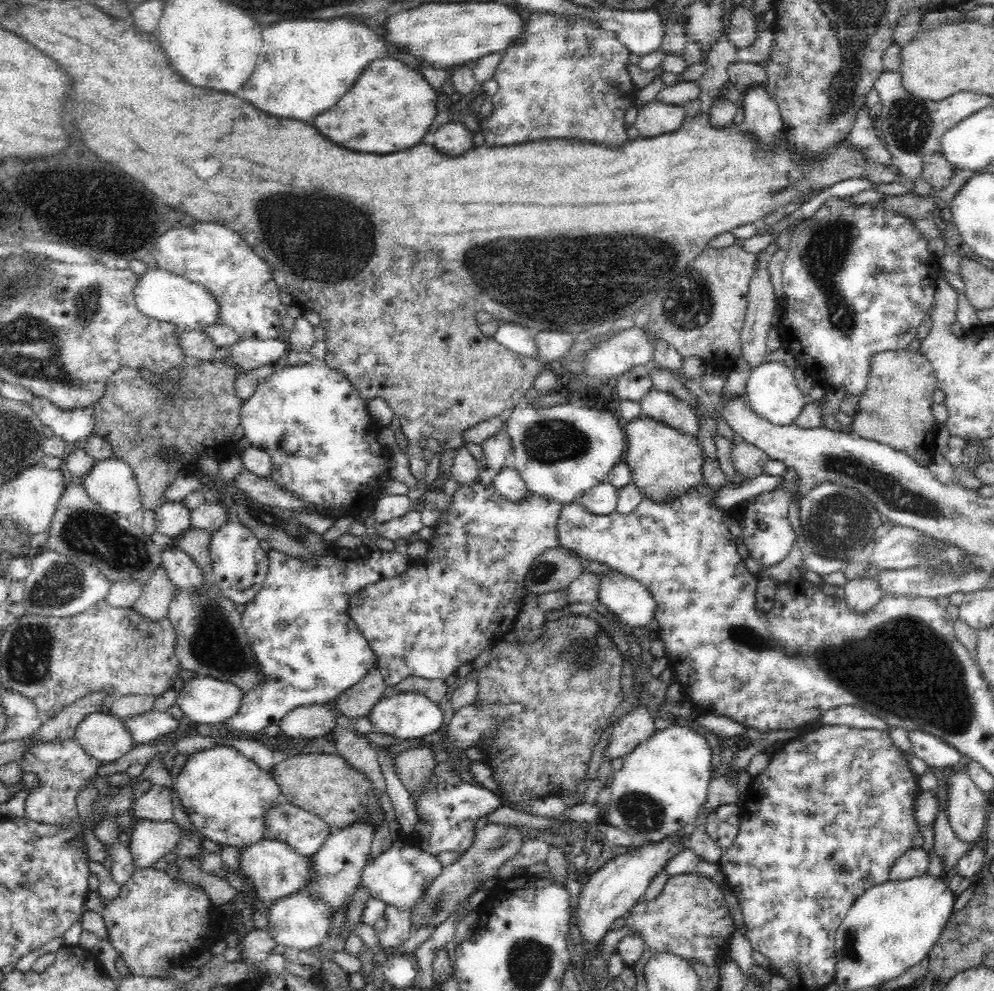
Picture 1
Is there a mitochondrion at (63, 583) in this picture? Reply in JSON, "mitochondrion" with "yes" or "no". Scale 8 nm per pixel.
{"mitochondrion":"yes"}

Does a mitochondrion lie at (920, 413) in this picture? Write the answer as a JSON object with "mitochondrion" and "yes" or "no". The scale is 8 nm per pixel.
{"mitochondrion":"no"}

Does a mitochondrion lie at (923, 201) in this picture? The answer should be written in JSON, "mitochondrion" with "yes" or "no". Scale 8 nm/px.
{"mitochondrion":"no"}

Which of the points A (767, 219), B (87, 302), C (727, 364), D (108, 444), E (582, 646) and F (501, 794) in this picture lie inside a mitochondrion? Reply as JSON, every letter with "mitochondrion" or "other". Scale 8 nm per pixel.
{"A":"other","B":"mitochondrion","C":"other","D":"other","E":"mitochondrion","F":"other"}

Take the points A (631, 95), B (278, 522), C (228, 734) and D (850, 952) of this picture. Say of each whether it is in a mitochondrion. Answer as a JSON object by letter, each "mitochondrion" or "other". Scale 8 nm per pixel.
{"A":"other","B":"mitochondrion","C":"other","D":"mitochondrion"}

